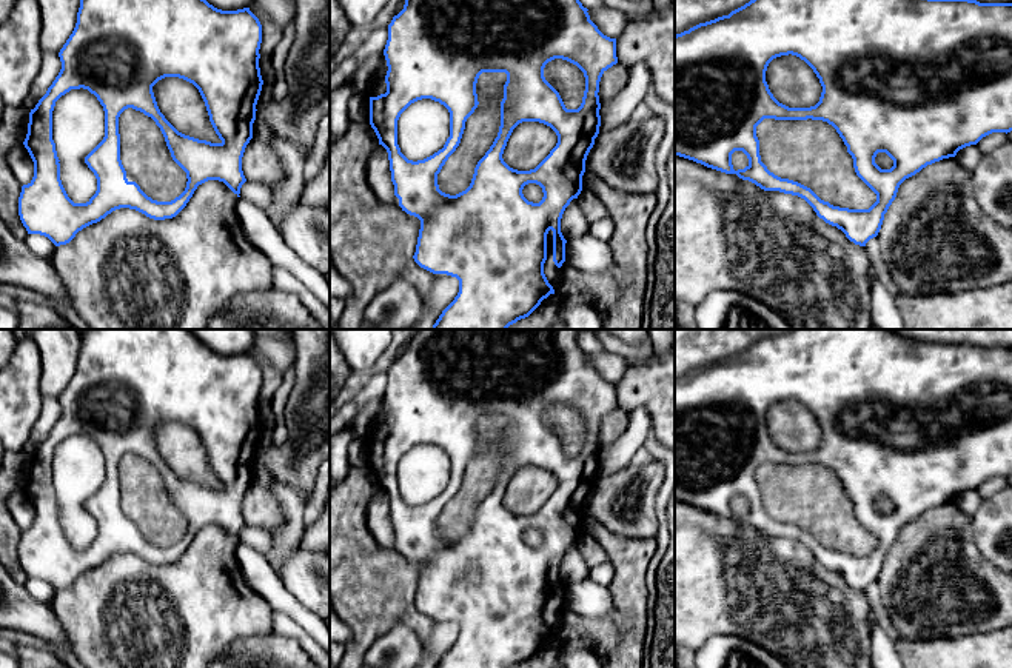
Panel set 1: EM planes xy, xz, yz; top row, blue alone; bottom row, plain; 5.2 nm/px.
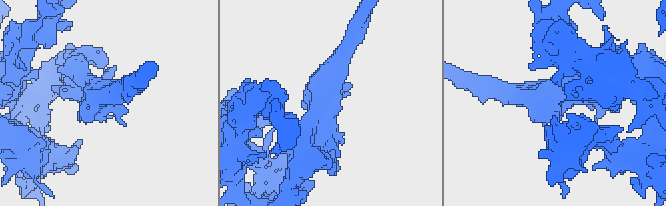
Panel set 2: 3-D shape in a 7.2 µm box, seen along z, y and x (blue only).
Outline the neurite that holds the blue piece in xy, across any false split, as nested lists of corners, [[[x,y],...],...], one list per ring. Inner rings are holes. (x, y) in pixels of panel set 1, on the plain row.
[[[85,329],[80,339],[75,372],[59,397],[62,414],[29,457],[23,489],[34,506],[34,522],[22,531],[18,542],[18,560],[28,579],[45,580],[55,591],[66,590],[79,576],[120,553],[136,554],[154,565],[173,563],[186,551],[197,531],[208,525],[223,526],[240,542],[240,533],[246,526],[242,502],[253,483],[256,449],[263,429],[259,412],[259,363],[250,352],[217,354],[188,329]],[[165,422],[183,423],[199,434],[220,488],[185,480],[165,463],[152,437],[152,431]],[[80,433],[94,439],[105,456],[105,482],[85,502],[97,523],[97,536],[86,548],[74,548],[68,542],[52,485],[55,446]],[[128,453],[156,466],[173,505],[186,517],[185,536],[171,546],[152,545],[136,526],[126,523],[120,505],[119,462]]]

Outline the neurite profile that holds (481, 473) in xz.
[[[482,417],[479,420],[476,428],[479,449],[465,466],[459,491],[437,519],[442,537],[456,540],[470,531],[478,506],[498,482],[505,426],[505,417]]]

